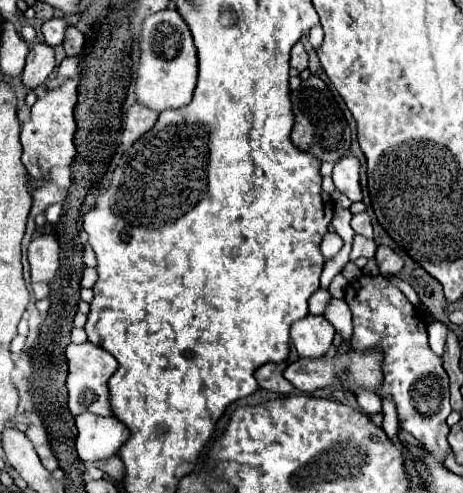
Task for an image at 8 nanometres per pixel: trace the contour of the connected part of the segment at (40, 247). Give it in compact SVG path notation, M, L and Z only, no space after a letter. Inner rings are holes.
M41 234L27 248L31 282L49 282L59 268L59 244L51 234Z

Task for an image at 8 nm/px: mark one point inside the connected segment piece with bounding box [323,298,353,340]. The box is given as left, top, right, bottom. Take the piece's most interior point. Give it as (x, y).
(338, 313)

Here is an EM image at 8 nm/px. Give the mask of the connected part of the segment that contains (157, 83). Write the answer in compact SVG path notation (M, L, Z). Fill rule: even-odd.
M165 8L145 18L141 28L139 50L141 56L135 78L137 102L149 106L155 112L187 106L193 98L193 90L197 84L197 50L189 26L175 8L173 10Z

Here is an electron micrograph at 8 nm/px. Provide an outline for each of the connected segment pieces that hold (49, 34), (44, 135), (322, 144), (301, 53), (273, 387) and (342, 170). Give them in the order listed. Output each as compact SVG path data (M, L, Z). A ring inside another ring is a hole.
M51 18L51 20L43 22L43 26L41 26L43 40L45 40L49 46L61 44L63 38L65 38L65 28L67 28L67 20L65 20L65 18Z
M77 78L65 80L61 86L47 90L37 96L37 102L31 106L29 118L21 128L21 144L23 144L23 164L33 178L43 178L53 166L69 166L75 158L75 118L73 108L77 104Z
M311 76L309 80L303 80L301 86L291 92L291 102L293 102L293 114L295 114L291 140L299 150L315 154L315 158L327 160L327 162L335 162L339 160L339 154L343 156L349 152L349 146L351 146L349 124L341 114L331 90L321 78Z
M297 42L293 46L293 50L291 50L291 66L297 68L299 72L307 70L307 52L305 52L305 48L303 48L301 42Z
M269 362L269 364L263 364L255 372L255 378L257 378L259 386L265 388L265 390L271 390L271 392L277 392L277 394L291 394L293 384L283 378L285 368L287 368L287 362L279 362L279 364Z
M343 156L333 168L333 182L351 202L359 202L363 198L359 186L359 160L355 156Z

